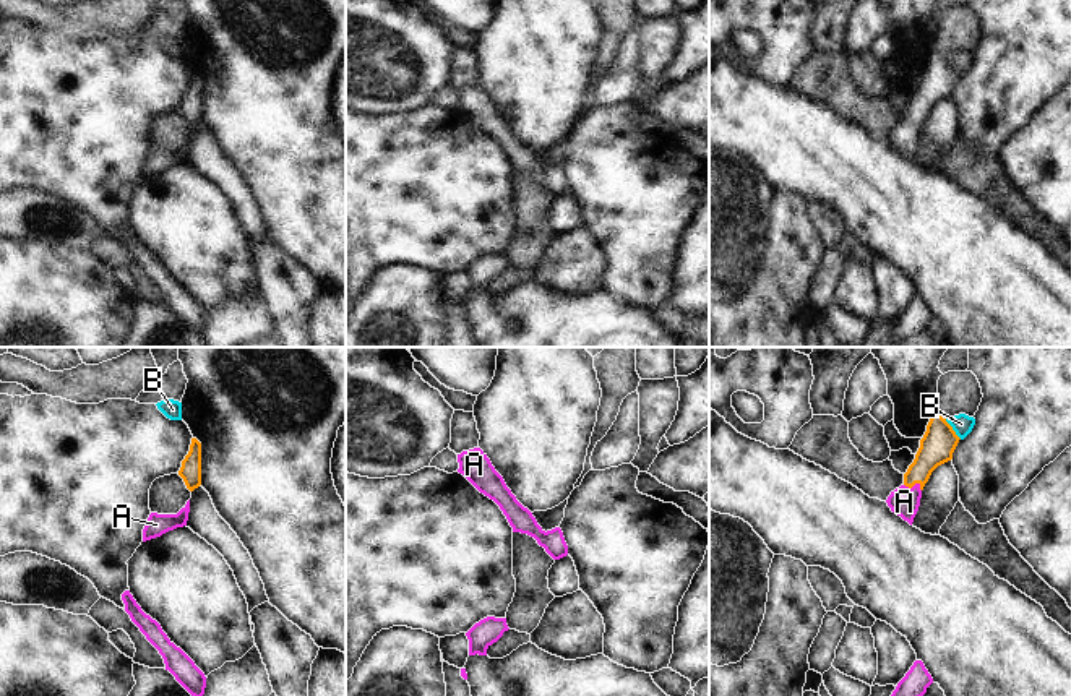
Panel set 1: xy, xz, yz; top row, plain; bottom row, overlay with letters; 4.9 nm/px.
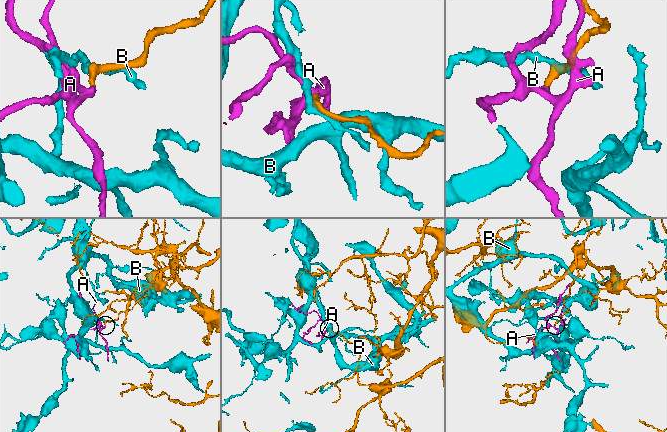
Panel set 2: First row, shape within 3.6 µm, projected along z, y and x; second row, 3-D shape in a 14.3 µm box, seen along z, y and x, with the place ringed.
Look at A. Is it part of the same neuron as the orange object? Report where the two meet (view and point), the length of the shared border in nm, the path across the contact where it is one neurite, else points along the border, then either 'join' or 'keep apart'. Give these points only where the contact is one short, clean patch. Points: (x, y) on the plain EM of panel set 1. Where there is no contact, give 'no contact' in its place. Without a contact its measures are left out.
contact yz (914, 120); length 90 nm; way yz (938, 80), (919, 107), (914, 120), (904, 138); join

